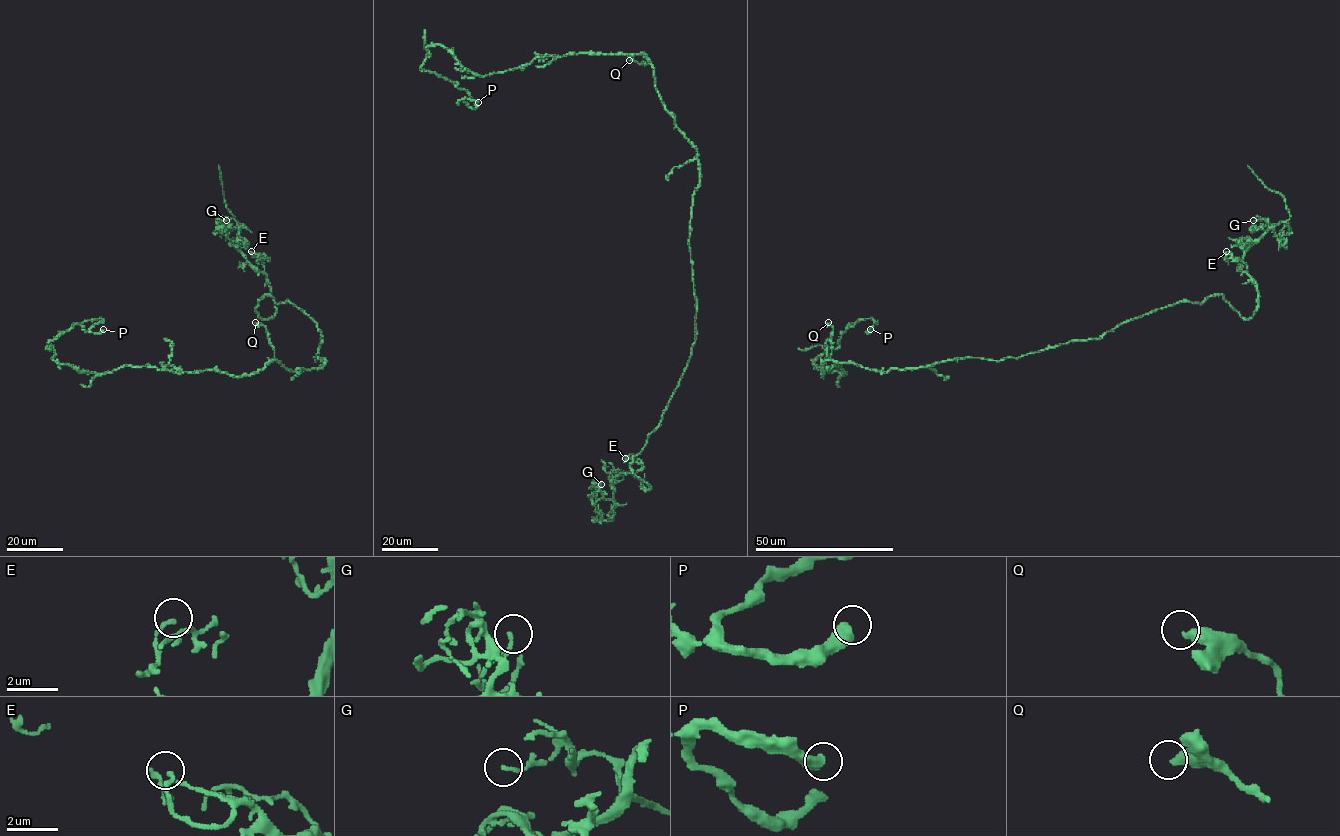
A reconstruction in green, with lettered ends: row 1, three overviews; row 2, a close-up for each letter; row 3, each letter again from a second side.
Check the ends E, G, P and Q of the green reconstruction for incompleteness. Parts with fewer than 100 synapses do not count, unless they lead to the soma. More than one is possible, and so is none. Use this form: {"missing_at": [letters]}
{"missing_at": []}

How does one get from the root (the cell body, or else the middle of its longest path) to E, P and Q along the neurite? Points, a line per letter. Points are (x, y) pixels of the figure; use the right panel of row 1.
E: (967, 357), (1002, 361), (1100, 338), (1168, 305), (1215, 295), (1248, 319), (1258, 287), (1226, 251)
P: (967, 357), (885, 372), (826, 360), (822, 376), (844, 372), (813, 362), (849, 324), (872, 318), (870, 329)
Q: (967, 357), (885, 372), (849, 362), (836, 362), (831, 358), (833, 327), (828, 322)

